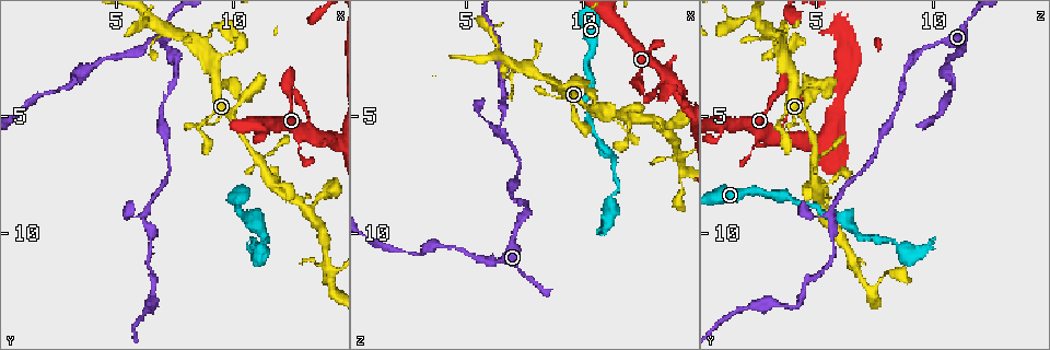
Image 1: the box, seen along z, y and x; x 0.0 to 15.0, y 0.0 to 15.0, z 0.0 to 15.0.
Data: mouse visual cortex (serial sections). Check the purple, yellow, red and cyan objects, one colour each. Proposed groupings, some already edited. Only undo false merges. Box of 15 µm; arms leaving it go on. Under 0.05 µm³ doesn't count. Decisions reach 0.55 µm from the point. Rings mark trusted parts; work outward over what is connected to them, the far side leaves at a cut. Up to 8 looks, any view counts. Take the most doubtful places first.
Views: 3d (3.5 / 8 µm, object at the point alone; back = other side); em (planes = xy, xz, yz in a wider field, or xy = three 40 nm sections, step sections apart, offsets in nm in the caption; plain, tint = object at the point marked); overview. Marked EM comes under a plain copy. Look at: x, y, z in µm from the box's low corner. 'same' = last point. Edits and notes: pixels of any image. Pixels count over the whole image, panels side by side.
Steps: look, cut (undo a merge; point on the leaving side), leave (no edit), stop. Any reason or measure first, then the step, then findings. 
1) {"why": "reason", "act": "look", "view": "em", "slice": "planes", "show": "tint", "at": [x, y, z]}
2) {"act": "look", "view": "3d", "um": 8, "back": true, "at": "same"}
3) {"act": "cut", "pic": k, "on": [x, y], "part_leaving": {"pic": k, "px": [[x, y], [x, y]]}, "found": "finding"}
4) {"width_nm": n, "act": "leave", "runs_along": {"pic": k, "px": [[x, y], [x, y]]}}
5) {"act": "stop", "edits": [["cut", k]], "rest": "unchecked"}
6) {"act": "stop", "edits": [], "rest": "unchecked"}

{"why": "three arms meet", "act": "look", "view": "3d", "um": 3.5, "at": [6.3, 9.3, 5.6]}

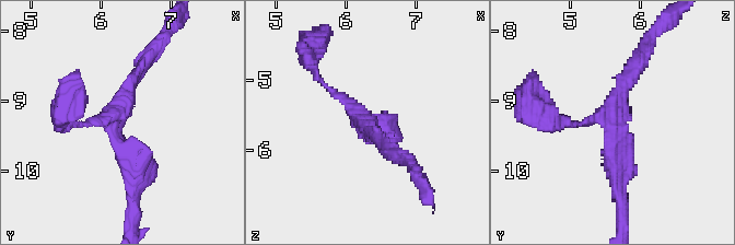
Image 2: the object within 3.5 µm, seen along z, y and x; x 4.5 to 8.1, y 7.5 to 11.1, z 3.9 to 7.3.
{"why": "need the tissue", "act": "look", "view": "em", "slice": "planes", "show": "tint", "at": [6.20, 9.20, 5.60]}

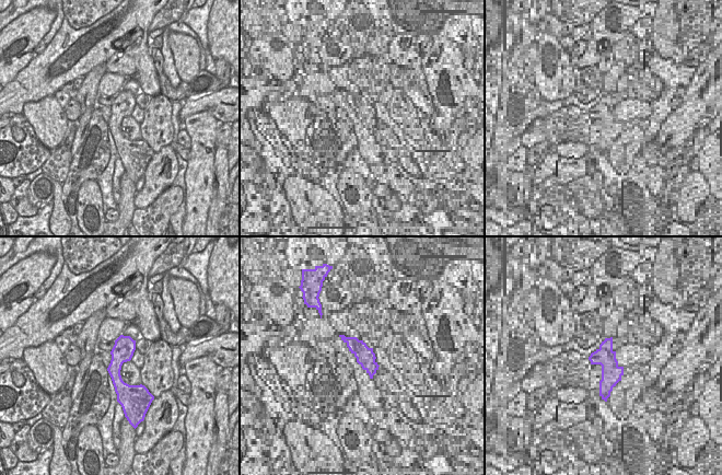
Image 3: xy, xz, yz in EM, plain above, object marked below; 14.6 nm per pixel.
{"act": "leave", "runs_along": {"pic": 3, "px": [[127, 338], [116, 362], [120, 394]]}, "found": "one cell here"}

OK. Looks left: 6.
{"act": "look", "view": "3d", "um": 3.5, "at": [6.6, 13.1, 4.2]}

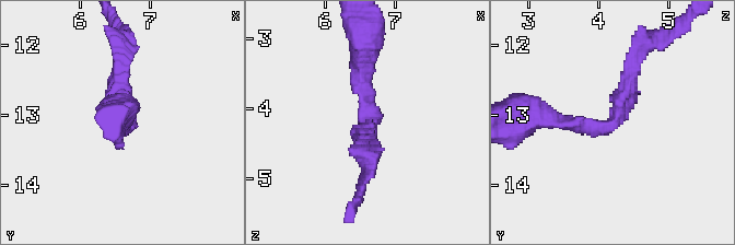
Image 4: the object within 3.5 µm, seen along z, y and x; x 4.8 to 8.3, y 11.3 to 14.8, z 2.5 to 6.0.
{"arm_widths_nm": [200, 250], "act": "look", "view": "em", "slice": "xy", "step": 3, "show": "tint", "at": [6.65, 13.10, 4.20]}

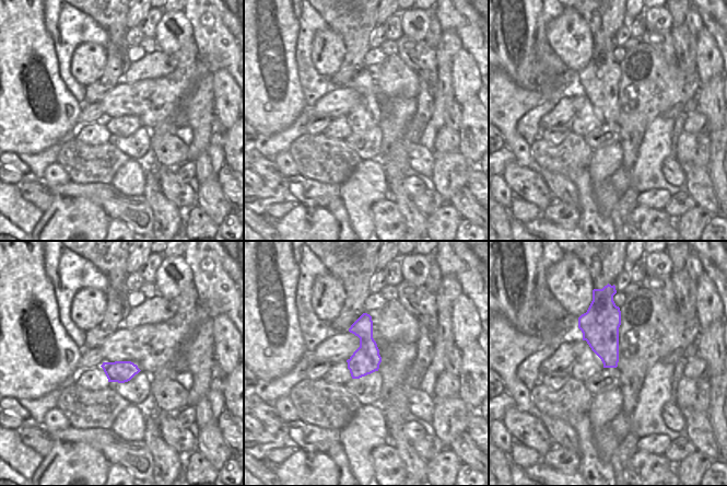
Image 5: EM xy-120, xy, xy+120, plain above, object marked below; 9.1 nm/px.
{"act": "leave", "runs_along": {"pic": 4, "px": [[636, 54], [610, 124], [546, 117]]}, "found": "all the same cell"}

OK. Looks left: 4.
{"why": "side arm on a straight run", "act": "look", "view": "3d", "um": 3.5, "at": [11.0, 6.9, 4.9]}

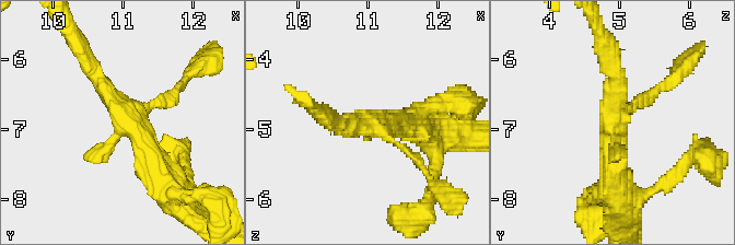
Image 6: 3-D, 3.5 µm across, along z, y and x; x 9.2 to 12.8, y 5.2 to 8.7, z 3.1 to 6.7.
{"act": "look", "view": "em", "slice": "planes", "show": "tint", "at": [11.05, 6.80, 4.95]}

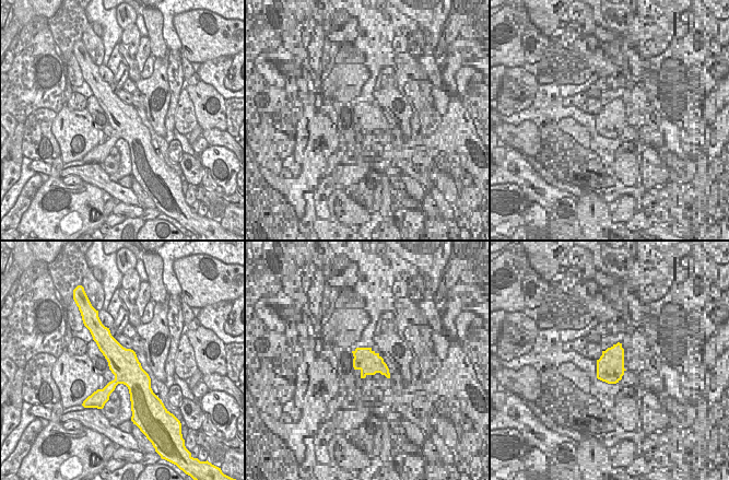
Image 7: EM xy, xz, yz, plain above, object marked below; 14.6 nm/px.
{"act": "leave", "runs_along": {"pic": 6, "px": [[83, 54], [143, 138], [160, 178]]}, "found": "all the same cell"}

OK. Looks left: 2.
{"act": "stop", "edits": [], "rest": "unchecked"}

